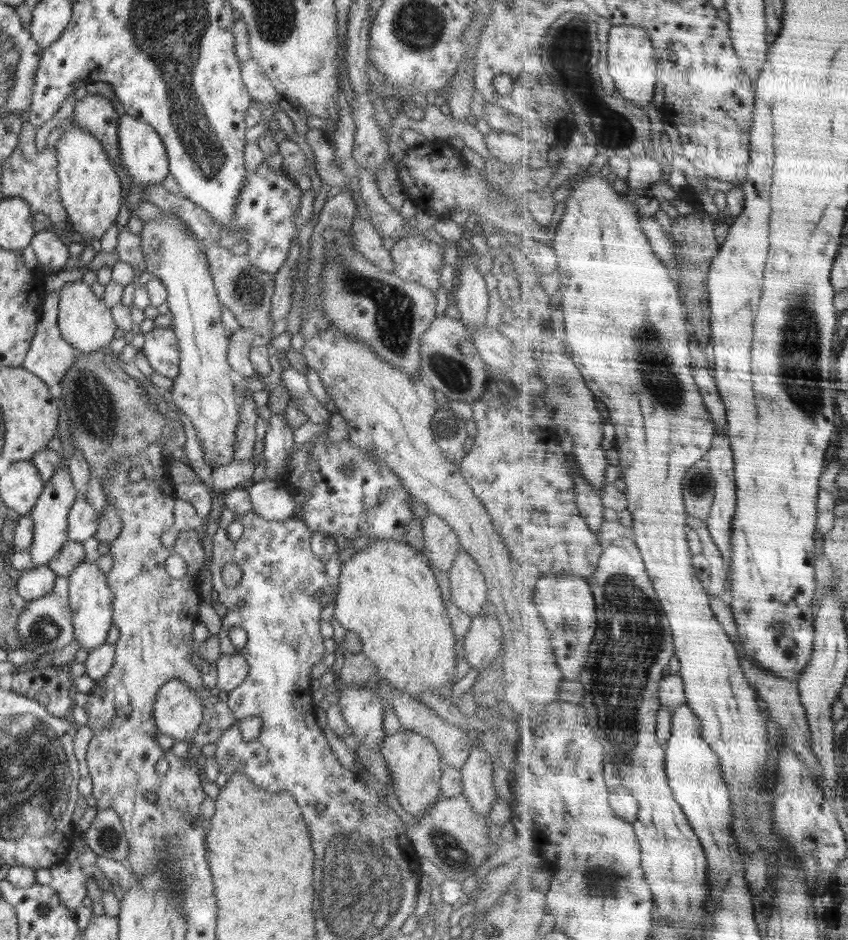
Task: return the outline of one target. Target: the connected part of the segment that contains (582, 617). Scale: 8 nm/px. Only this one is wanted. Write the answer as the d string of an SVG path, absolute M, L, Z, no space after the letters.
M546 575L537 585L536 604L546 620L554 652L565 678L578 678L590 658L590 648L598 634L598 604L588 579L577 575Z

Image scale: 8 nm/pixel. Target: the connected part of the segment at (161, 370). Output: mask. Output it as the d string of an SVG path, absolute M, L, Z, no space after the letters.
M154 326L144 334L144 338L144 354L153 372L174 380L178 376L180 364L178 338L174 330L171 327Z

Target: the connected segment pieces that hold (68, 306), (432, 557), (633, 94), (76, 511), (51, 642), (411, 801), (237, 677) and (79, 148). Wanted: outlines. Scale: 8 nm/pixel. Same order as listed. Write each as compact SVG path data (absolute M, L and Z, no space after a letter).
M79 280L67 283L58 291L60 293L58 293L57 323L61 337L76 351L83 353L92 353L109 346L118 326L108 306L94 295L90 285Z
M430 510L427 515L421 522L427 560L432 567L447 573L463 546L454 529L442 517L434 515Z
M623 25L613 28L610 34L610 74L618 84L618 93L628 102L636 103L640 106L647 106L655 101L657 96L658 83L658 52L657 45L652 44L654 40L650 34L638 26Z
M79 496L73 503L70 513L70 528L68 528L68 540L83 543L96 534L99 516L94 508Z
M57 577L54 588L50 593L42 595L38 599L27 601L24 611L18 615L18 638L24 644L24 649L34 652L40 657L46 652L60 650L63 646L70 644L74 638L74 625L72 625L72 611L68 601L69 581L66 577Z
M401 728L382 739L379 751L390 770L394 794L408 814L420 816L442 797L440 776L443 761L438 749L426 736Z
M221 654L215 662L215 666L217 668L216 687L222 695L242 684L249 671L248 663L240 654Z
M72 115L61 125L62 135L55 145L60 199L68 213L67 226L90 242L100 239L116 220L123 202L120 178L102 143L84 131Z

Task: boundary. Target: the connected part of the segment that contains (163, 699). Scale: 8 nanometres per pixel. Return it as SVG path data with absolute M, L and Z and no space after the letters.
M168 680L156 694L153 713L156 727L176 741L191 743L203 713L199 693L181 680Z

